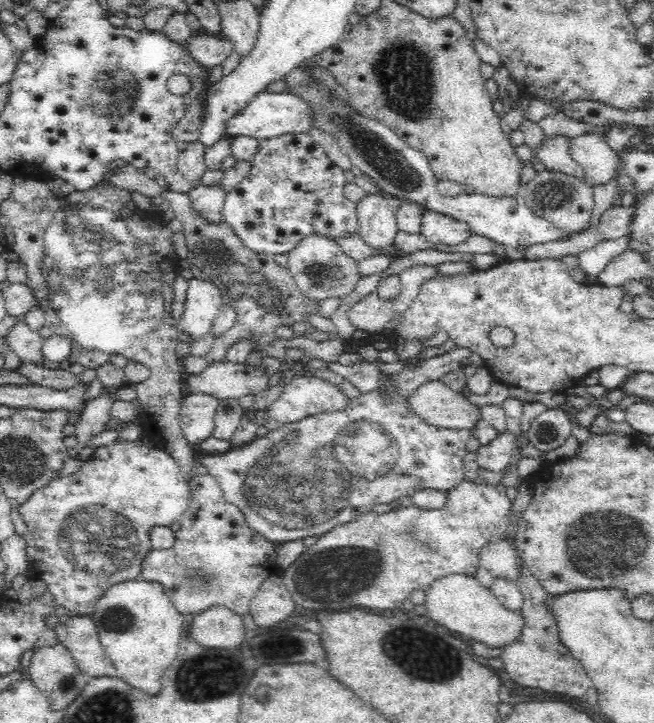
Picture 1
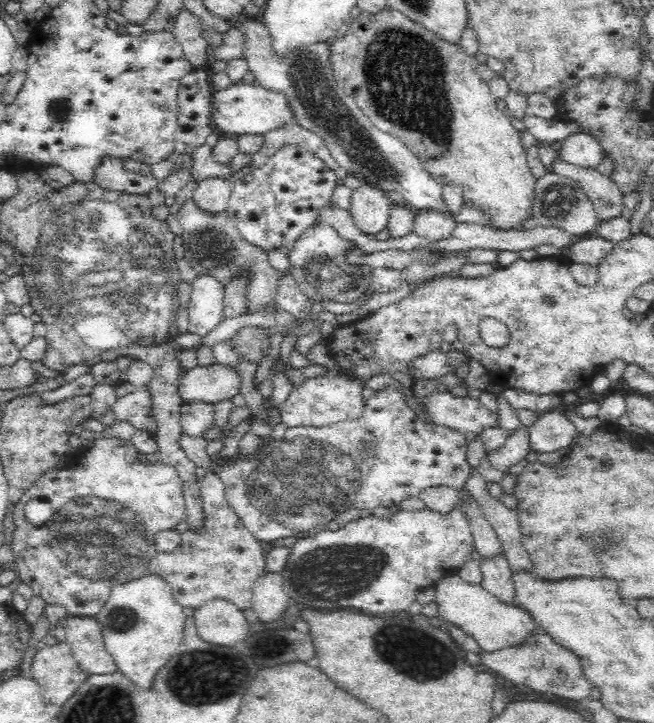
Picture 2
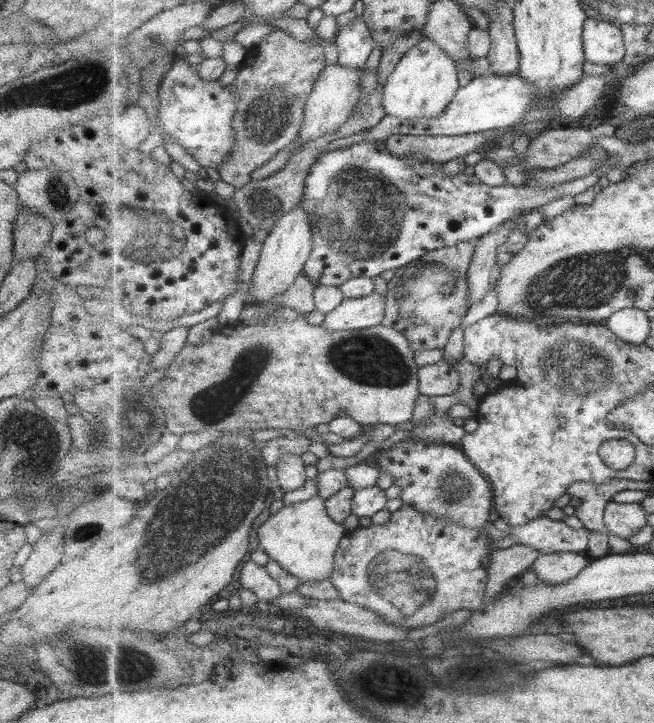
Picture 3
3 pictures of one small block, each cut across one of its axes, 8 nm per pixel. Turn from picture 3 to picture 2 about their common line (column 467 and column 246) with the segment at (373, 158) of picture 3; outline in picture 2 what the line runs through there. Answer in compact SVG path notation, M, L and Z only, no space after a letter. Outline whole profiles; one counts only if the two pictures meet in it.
M282 144L274 156L270 156L260 168L252 170L239 180L233 180L225 214L239 231L241 238L254 247L266 252L290 247L302 232L322 223L322 212L340 209L333 200L337 180L336 174L326 166L325 161L314 156L305 145Z

